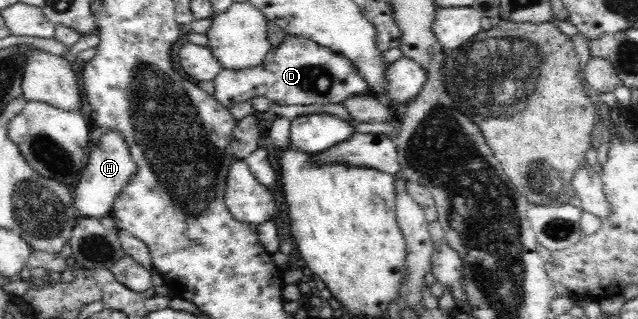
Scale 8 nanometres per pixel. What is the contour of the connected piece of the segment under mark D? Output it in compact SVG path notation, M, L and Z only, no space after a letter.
M288 34L277 47L271 47L262 64L242 70L224 68L213 78L213 86L213 97L226 108L246 102L254 96L264 96L286 106L338 104L350 96L369 91L368 83L350 59L306 37Z

